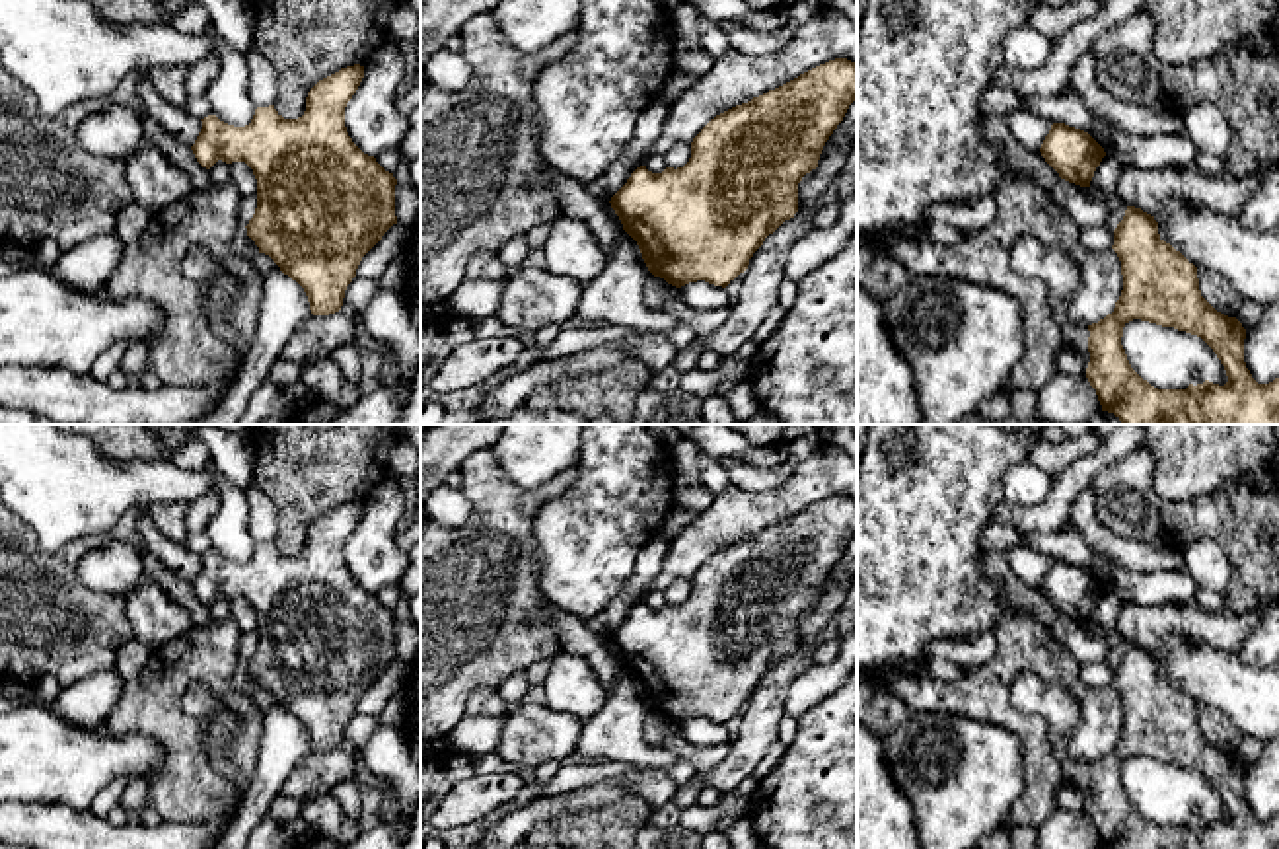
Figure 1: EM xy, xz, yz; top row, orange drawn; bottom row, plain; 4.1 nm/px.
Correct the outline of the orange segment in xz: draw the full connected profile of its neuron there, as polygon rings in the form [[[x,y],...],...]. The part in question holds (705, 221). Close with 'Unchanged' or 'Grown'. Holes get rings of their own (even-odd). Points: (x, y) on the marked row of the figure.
[[[835,58],[711,119],[693,138],[691,158],[683,167],[666,167],[662,173],[637,167],[609,203],[623,230],[637,241],[648,271],[676,288],[697,280],[726,288],[748,269],[765,238],[794,218],[798,183],[818,167],[825,142],[855,99],[857,62]]]. Unchanged

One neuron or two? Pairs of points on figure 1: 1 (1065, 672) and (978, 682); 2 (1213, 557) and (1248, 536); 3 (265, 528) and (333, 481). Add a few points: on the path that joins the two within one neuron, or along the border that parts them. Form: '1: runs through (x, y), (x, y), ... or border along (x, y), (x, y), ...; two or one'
1: runs through (1044, 663), (1009, 663), (999, 672); one
2: border along (1182, 546), (1213, 540), (1231, 565), (1227, 590); two
3: border along (254, 483), (275, 507), (277, 534), (273, 540); two

